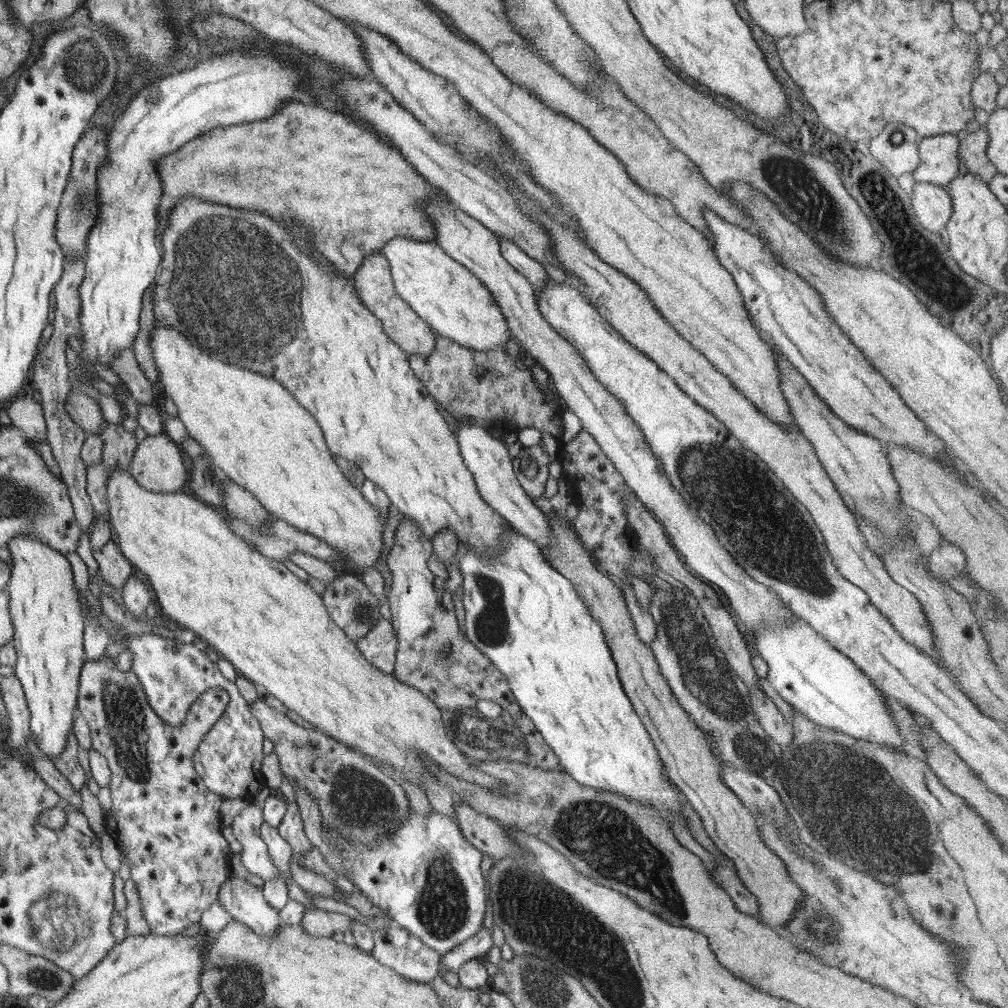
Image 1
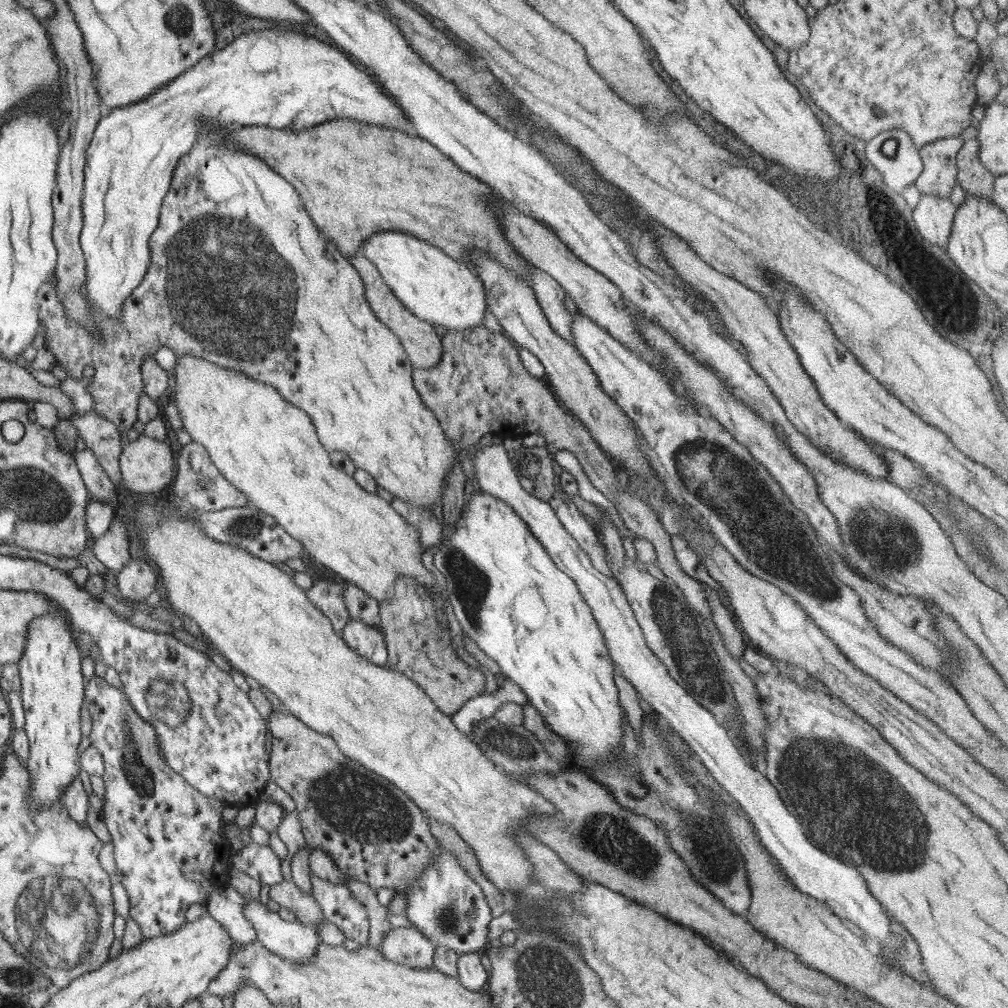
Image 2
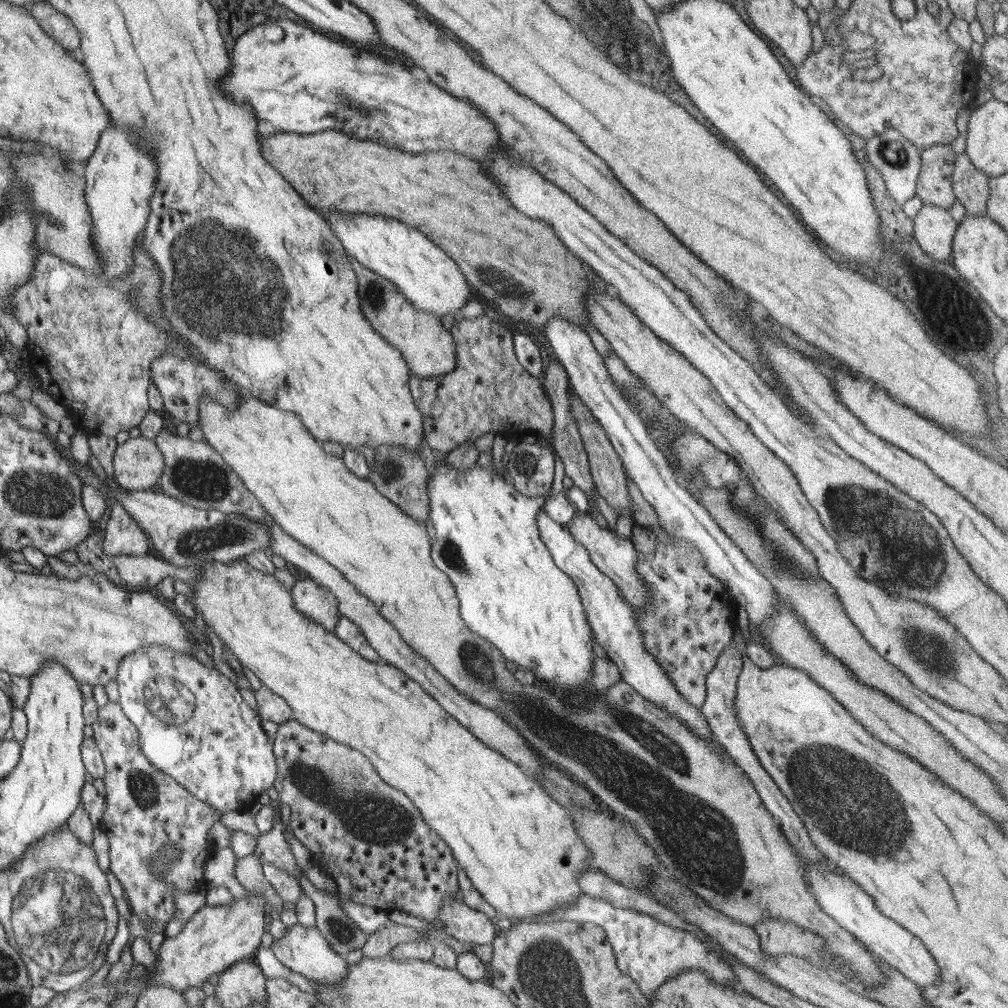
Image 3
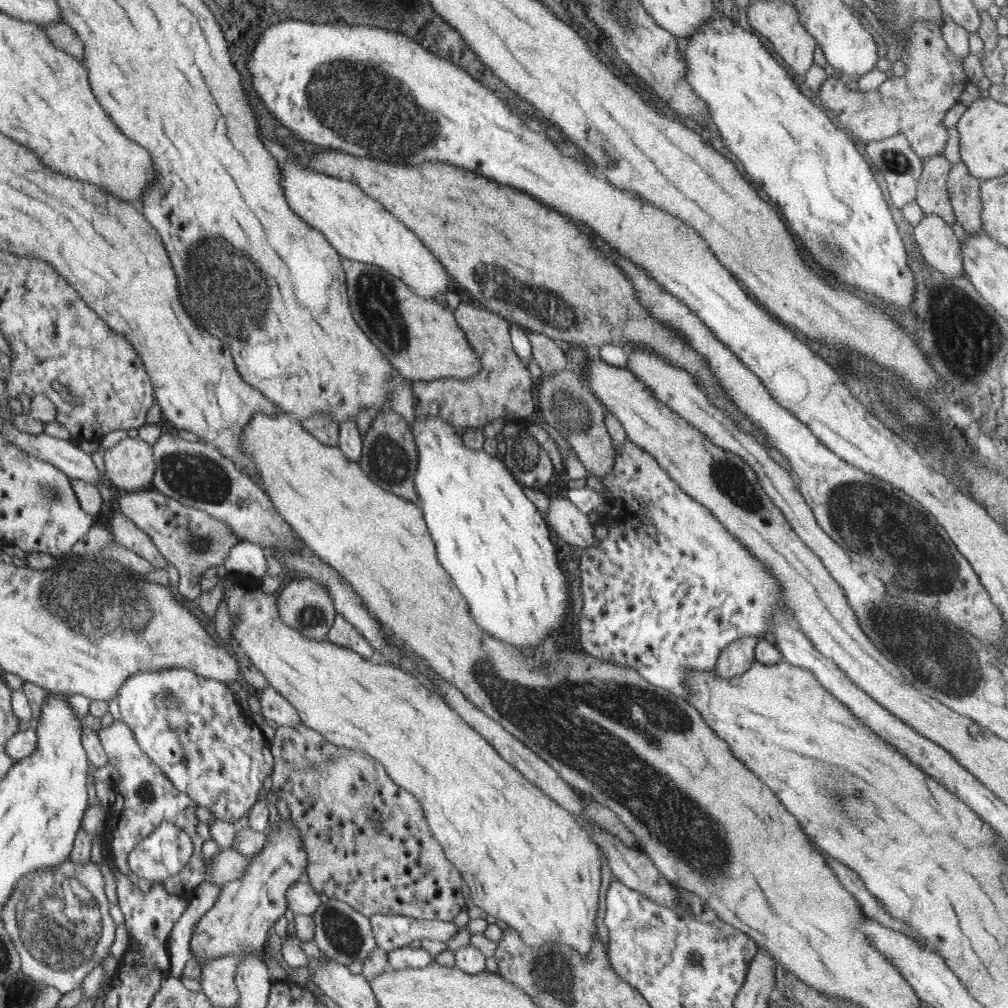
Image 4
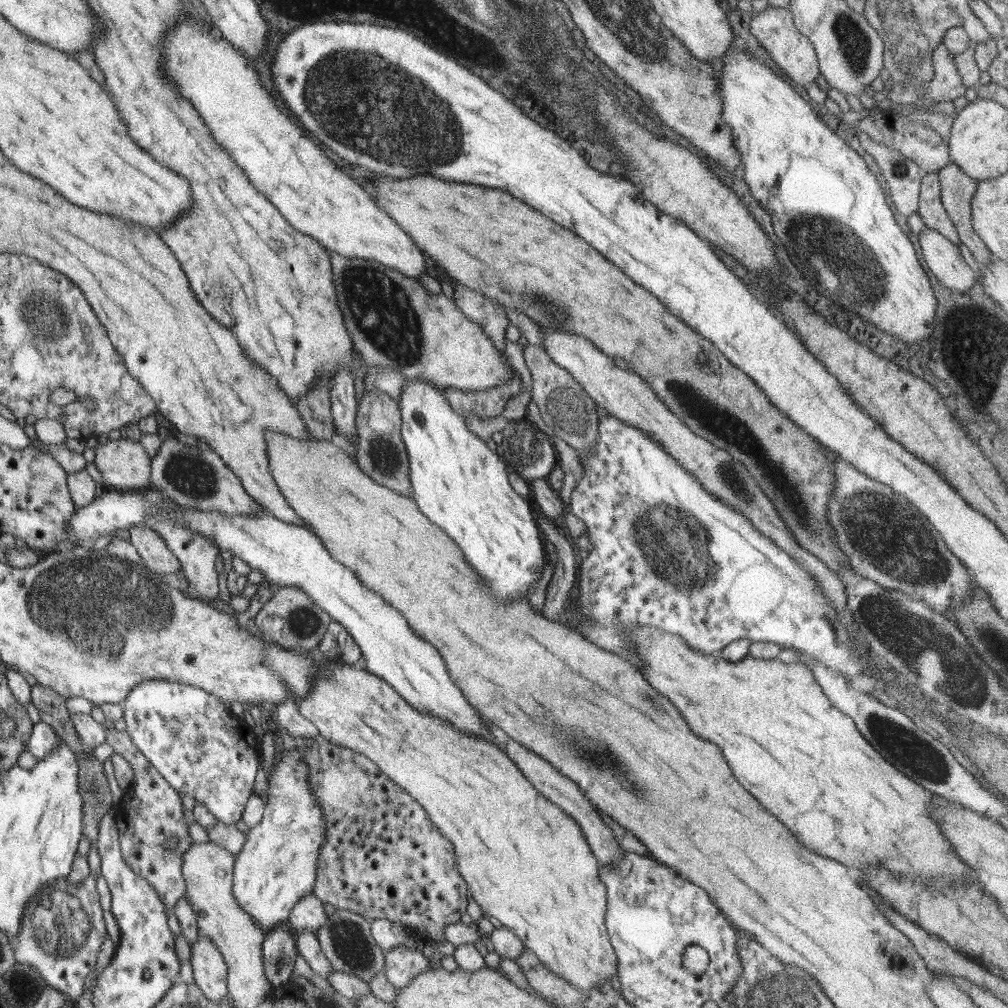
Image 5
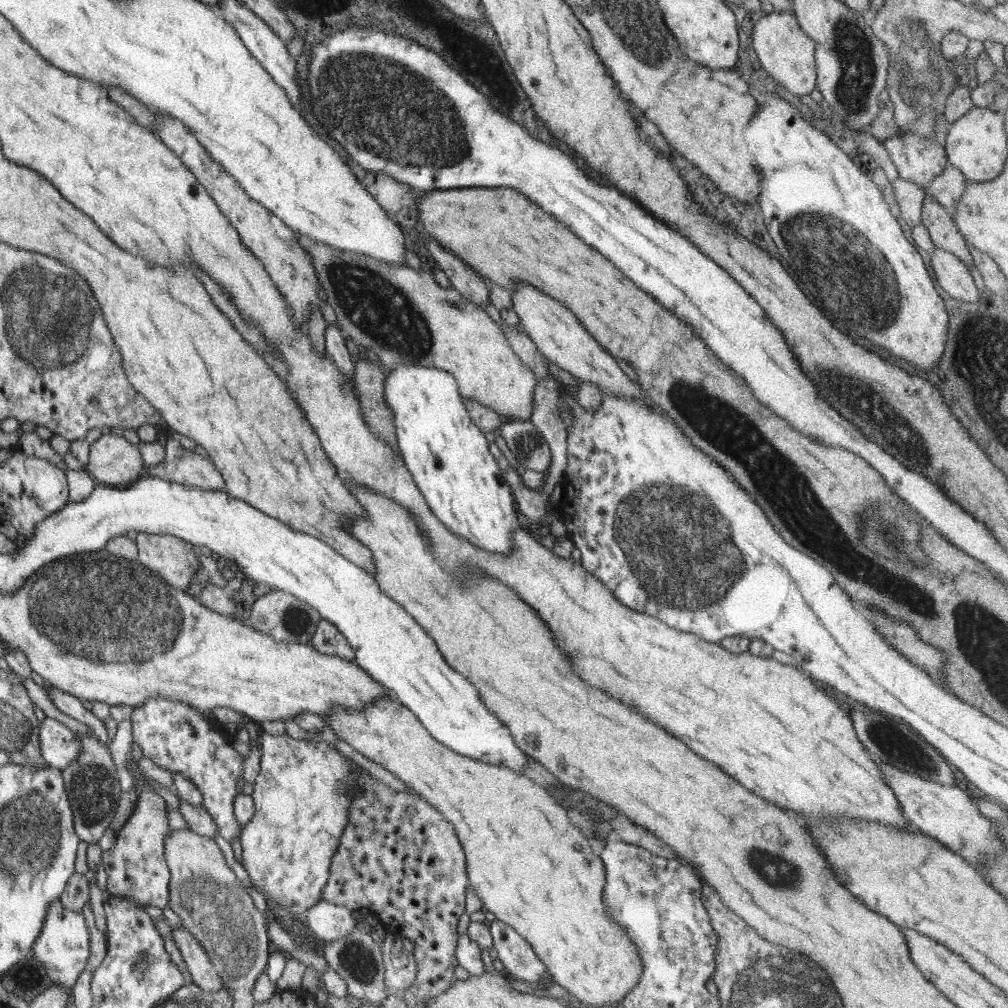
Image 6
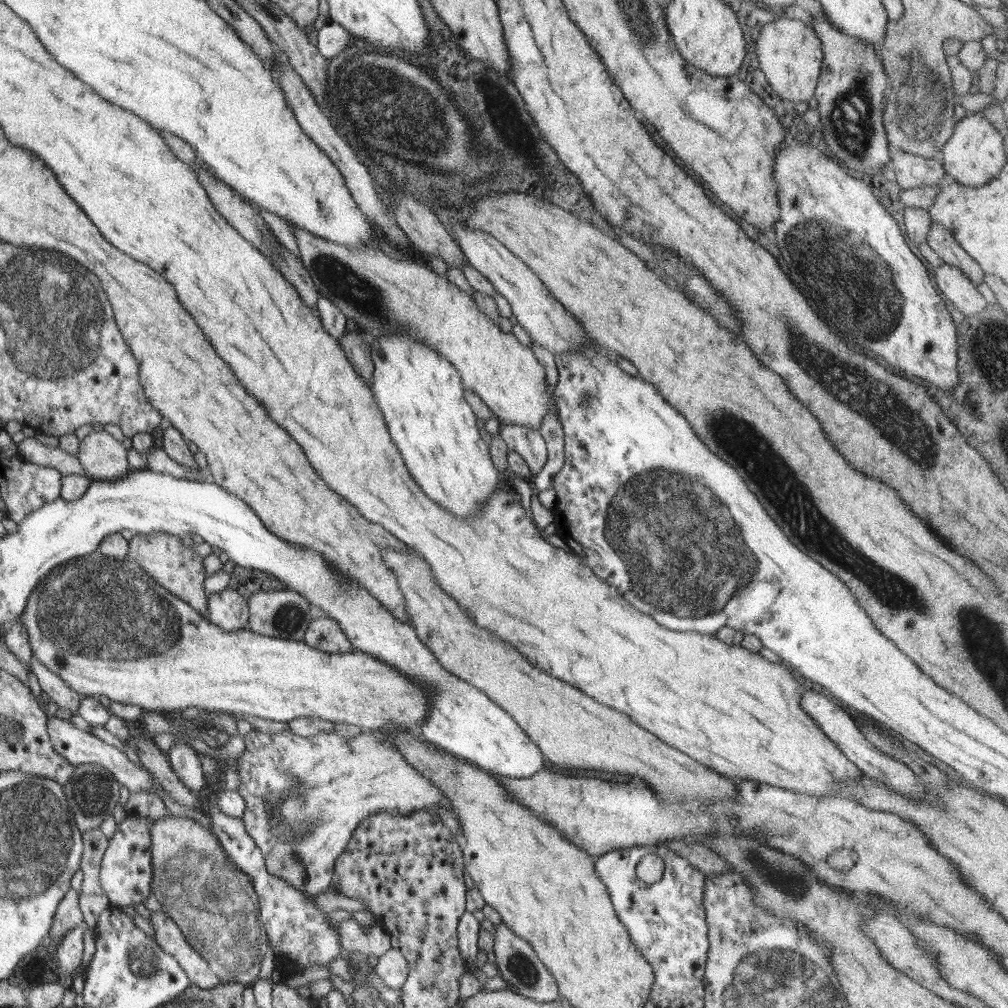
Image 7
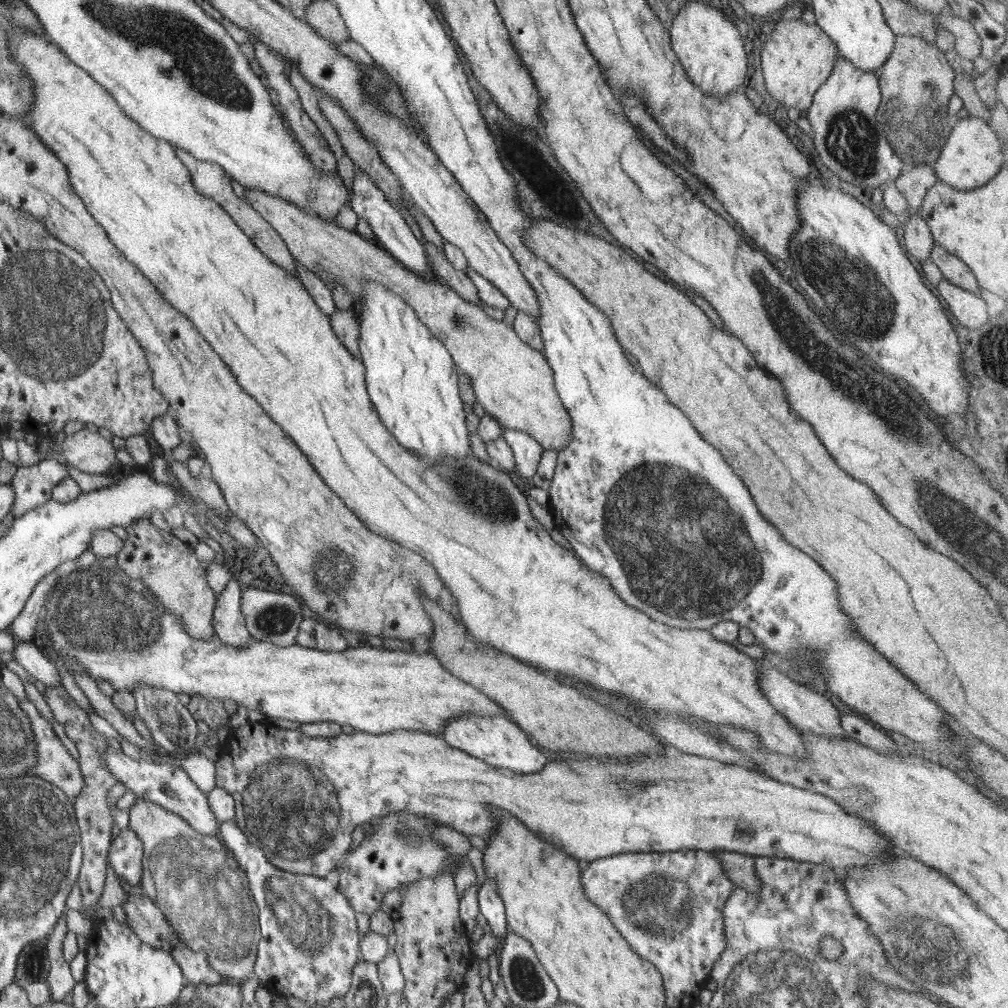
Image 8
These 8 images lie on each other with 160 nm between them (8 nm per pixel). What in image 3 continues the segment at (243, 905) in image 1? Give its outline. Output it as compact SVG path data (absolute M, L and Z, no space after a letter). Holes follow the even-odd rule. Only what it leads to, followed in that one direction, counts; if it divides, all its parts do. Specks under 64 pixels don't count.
M296 923L288 927L282 938L273 940L271 951L286 968L298 972L316 984L337 985L347 973L348 964L345 957L332 950L316 926L307 927Z

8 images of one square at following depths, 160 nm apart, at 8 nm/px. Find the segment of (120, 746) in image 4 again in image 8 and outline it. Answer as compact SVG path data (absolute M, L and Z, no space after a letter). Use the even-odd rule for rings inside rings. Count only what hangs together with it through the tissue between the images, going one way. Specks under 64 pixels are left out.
M129 826L111 840L107 854L110 866L120 880L128 886L138 886L142 880L142 854L144 847L139 834Z

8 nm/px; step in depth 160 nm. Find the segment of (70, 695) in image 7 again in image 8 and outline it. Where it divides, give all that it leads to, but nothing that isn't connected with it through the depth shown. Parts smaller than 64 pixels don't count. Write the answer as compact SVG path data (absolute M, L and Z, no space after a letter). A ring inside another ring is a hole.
M38 641L17 642L13 652L14 661L20 664L31 676L43 682L45 686L62 685L62 678L54 663Z

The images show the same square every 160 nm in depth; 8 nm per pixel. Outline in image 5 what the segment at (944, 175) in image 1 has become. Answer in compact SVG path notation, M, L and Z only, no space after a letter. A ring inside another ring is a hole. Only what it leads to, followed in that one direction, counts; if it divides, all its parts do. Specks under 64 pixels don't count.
M936 169L923 175L917 212L923 218L926 227L940 231L940 234L943 234L950 242L958 246L961 240L956 225L948 216L941 201L939 171Z

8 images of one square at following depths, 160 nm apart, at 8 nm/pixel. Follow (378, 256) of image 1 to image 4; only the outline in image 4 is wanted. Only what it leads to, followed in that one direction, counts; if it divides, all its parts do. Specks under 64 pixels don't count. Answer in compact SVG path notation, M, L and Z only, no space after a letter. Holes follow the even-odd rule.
M341 259L346 273L346 286L352 316L358 326L372 339L378 350L392 363L395 370L411 381L433 381L434 379L467 379L475 375L481 367L474 349L469 345L465 334L456 322L453 311L432 298L422 298L414 294L401 278L392 276L387 270L380 269L376 274L374 265Z

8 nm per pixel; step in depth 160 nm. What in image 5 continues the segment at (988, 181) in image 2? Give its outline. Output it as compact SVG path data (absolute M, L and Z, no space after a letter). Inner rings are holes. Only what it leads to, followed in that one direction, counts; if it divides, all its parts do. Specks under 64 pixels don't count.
M949 162L940 169L939 179L941 201L956 225L959 239L970 249L979 264L987 265L992 254L974 230L971 219L971 202L978 180L968 176L954 162Z

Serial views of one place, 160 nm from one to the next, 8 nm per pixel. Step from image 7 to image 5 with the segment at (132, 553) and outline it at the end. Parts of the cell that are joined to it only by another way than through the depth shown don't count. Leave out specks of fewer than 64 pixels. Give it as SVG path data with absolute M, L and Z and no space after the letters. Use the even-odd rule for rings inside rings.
M150 526L130 527L130 542L138 550L142 563L148 569L160 575L174 578L178 571L182 571L182 563L176 559L168 544Z

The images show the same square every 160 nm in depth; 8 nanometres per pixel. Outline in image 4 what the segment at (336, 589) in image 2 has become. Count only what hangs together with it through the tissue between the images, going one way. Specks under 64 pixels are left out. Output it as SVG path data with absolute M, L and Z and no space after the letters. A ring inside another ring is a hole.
M301 578L290 582L286 588L277 592L278 610L283 621L292 628L300 630L303 635L321 641L327 638L328 631L333 625L336 610L330 594L316 579Z

